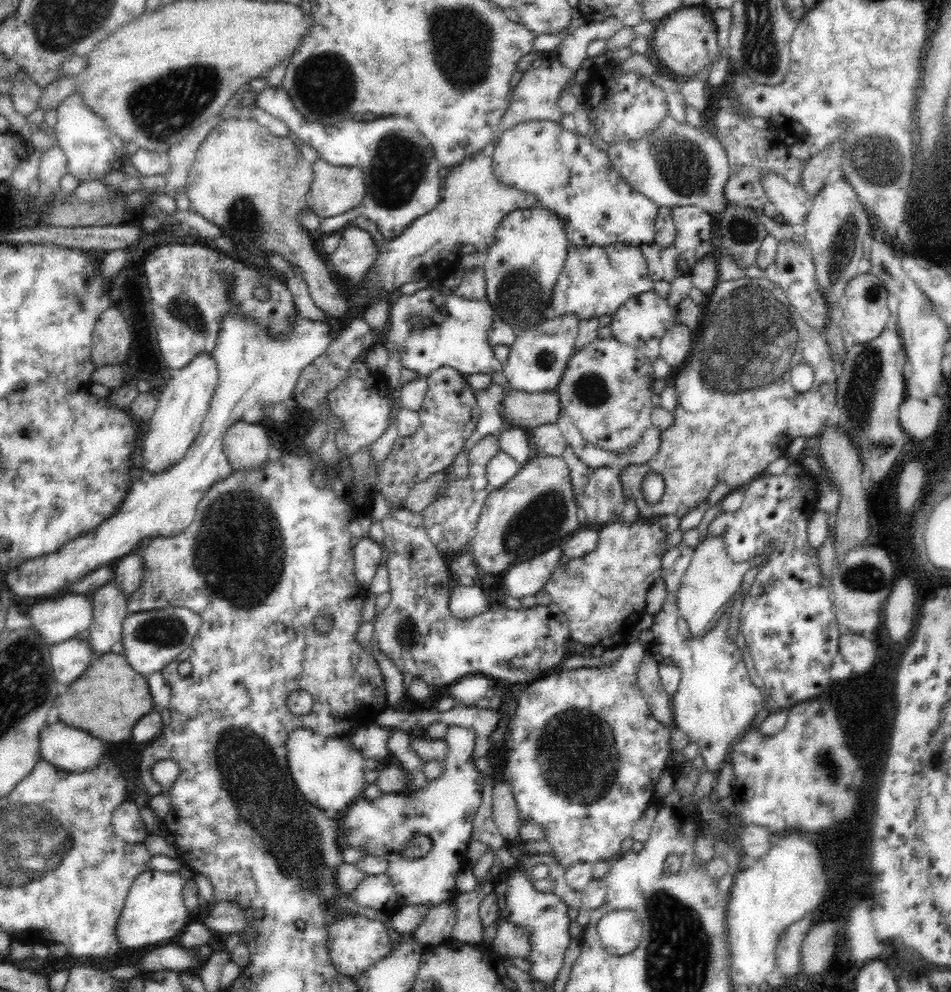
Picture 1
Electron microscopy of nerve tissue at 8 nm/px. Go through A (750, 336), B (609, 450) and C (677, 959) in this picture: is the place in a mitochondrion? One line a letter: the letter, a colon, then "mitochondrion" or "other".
A: mitochondrion
B: other
C: mitochondrion

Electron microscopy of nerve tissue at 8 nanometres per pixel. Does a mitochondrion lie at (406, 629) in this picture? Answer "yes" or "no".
yes

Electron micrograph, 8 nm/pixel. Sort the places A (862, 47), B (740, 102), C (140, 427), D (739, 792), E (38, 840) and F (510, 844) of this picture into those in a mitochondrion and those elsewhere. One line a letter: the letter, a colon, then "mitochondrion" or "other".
A: mitochondrion
B: other
C: other
D: other
E: mitochondrion
F: other

